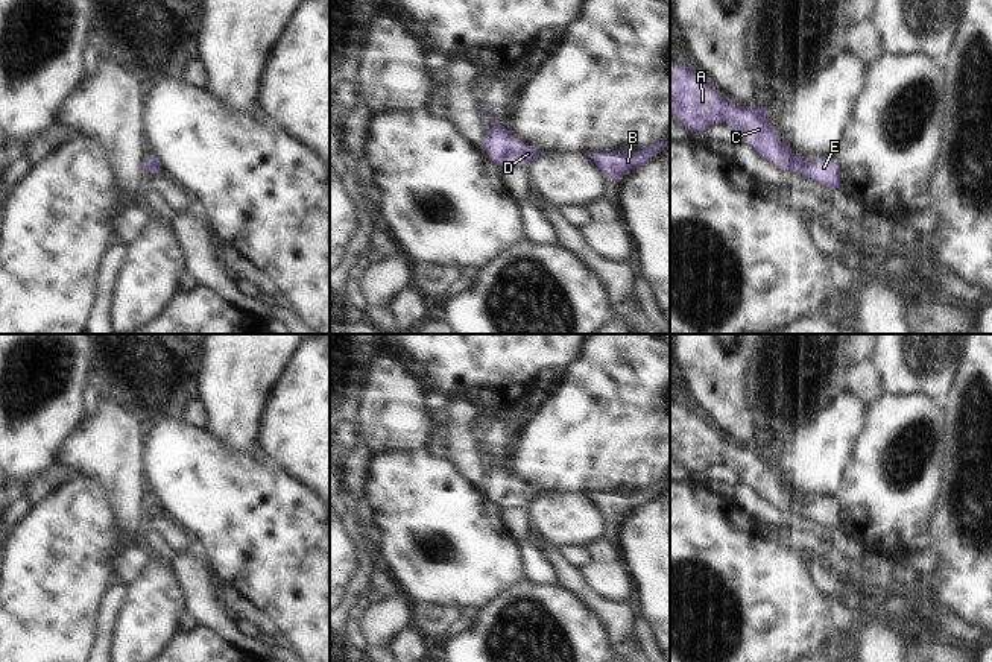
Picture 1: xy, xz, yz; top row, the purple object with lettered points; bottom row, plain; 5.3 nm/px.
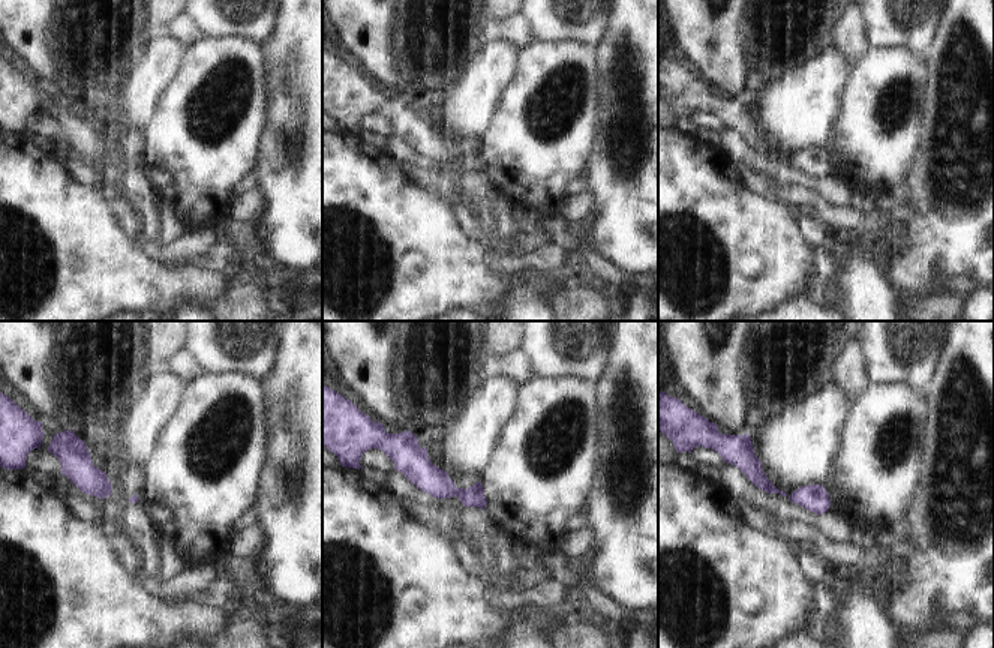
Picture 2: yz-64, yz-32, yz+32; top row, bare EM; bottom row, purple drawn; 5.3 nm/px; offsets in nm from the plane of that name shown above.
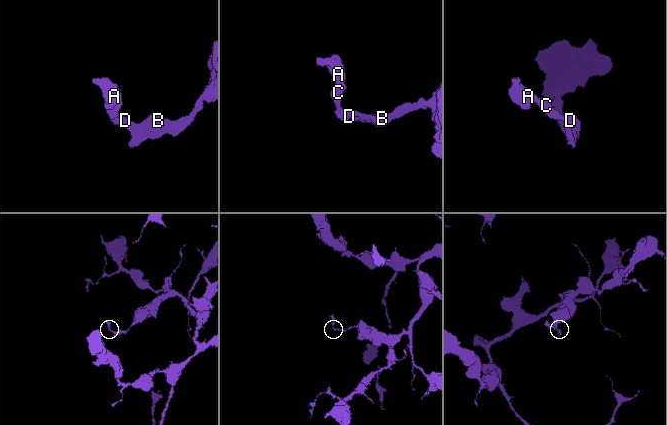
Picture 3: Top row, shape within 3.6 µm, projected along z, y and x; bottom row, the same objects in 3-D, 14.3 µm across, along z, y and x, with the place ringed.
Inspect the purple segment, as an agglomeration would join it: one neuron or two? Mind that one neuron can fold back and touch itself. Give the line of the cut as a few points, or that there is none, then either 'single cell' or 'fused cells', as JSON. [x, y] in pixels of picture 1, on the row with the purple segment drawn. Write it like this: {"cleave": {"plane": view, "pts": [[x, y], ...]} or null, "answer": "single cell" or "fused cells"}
{"cleave": null, "answer": "single cell"}

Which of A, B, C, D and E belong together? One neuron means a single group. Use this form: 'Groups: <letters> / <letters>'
Groups: A B C D E.

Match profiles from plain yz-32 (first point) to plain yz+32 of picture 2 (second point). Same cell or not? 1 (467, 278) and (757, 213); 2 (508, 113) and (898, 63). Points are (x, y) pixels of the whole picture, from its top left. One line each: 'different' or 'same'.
1: same
2: same

